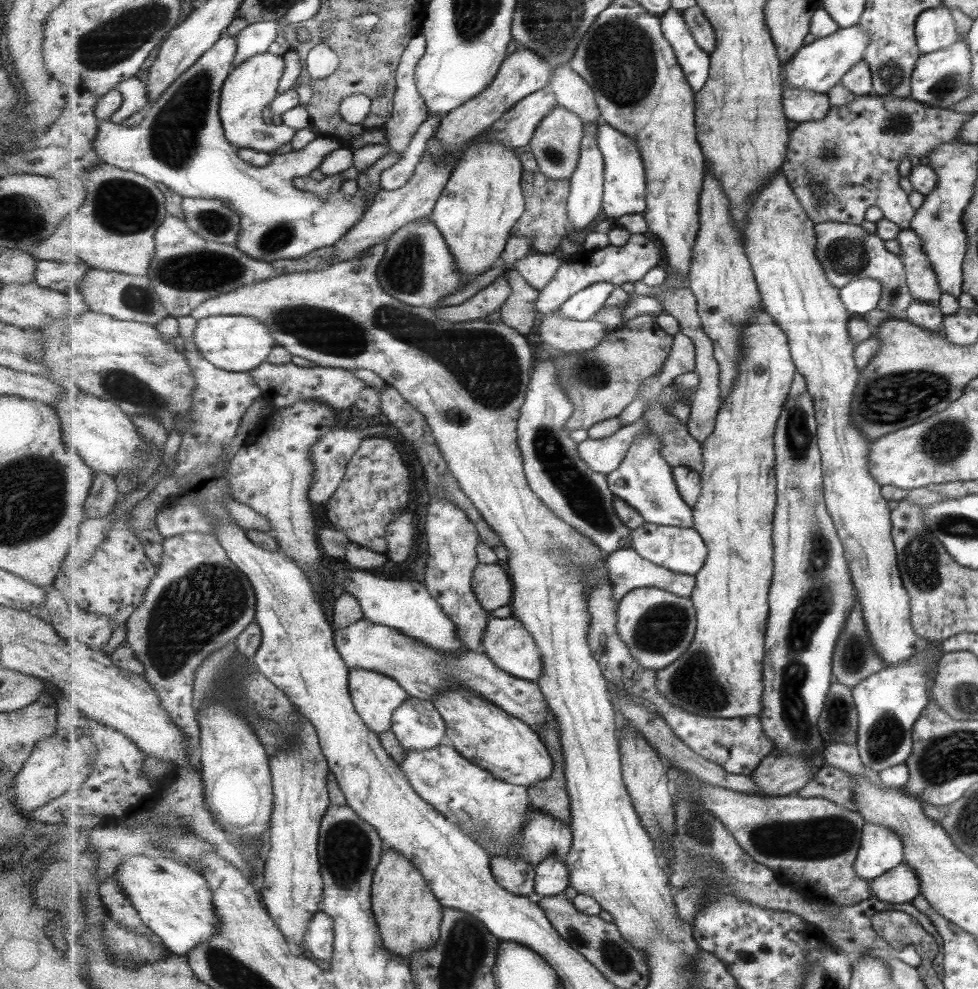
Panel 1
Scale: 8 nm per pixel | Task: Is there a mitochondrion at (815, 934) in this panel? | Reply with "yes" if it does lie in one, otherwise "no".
no

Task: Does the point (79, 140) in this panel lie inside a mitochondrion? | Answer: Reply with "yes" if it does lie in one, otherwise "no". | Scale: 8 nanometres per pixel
no

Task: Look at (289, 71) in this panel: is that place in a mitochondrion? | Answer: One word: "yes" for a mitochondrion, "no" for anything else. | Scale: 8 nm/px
no

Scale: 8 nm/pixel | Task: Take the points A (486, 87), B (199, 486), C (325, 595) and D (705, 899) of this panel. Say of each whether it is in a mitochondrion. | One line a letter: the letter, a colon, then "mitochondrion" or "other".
A: other
B: other
C: other
D: other

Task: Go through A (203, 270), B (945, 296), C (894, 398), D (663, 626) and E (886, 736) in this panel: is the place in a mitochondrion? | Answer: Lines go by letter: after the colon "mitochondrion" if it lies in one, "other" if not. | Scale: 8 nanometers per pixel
A: mitochondrion
B: other
C: mitochondrion
D: mitochondrion
E: mitochondrion

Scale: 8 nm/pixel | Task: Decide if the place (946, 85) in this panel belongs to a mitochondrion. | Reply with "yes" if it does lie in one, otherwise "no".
yes

